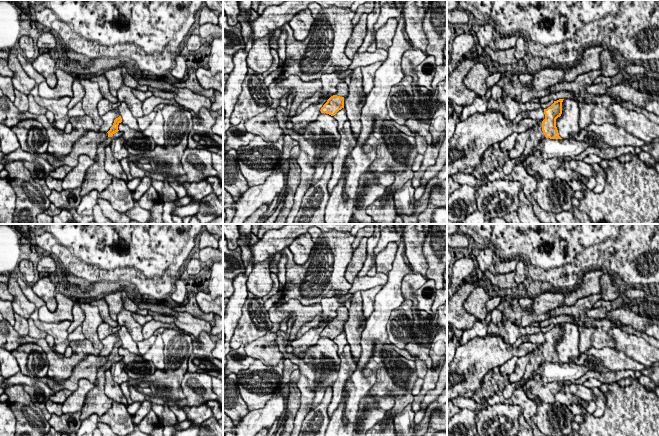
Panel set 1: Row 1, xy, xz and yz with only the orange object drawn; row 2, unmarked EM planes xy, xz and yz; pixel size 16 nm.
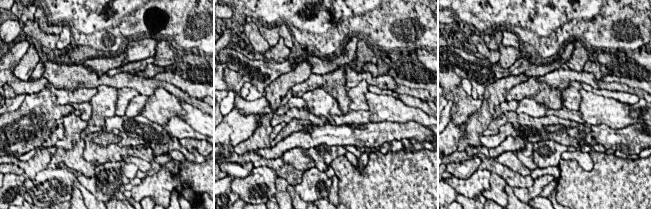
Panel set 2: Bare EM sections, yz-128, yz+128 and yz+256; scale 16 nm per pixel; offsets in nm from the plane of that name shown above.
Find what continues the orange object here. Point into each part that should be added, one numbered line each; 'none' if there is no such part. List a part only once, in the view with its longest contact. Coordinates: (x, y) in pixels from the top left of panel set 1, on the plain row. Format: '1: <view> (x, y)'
1: yz (536, 359)

